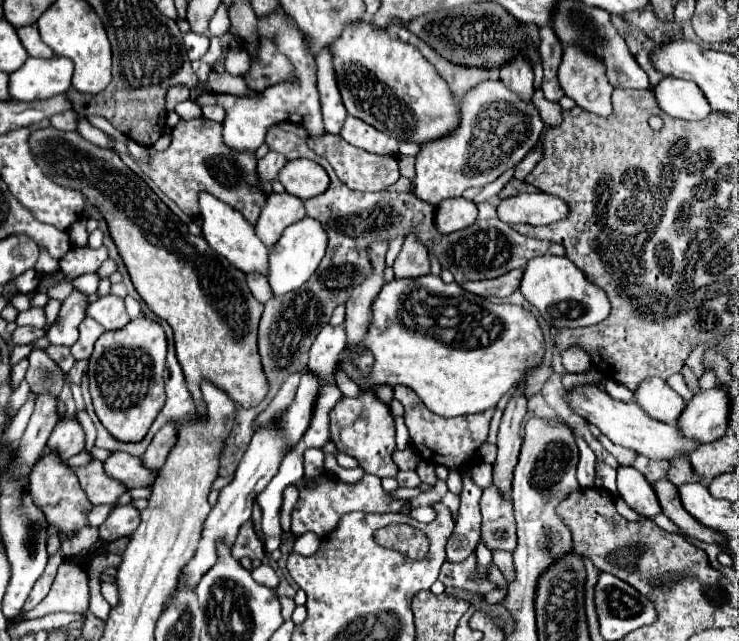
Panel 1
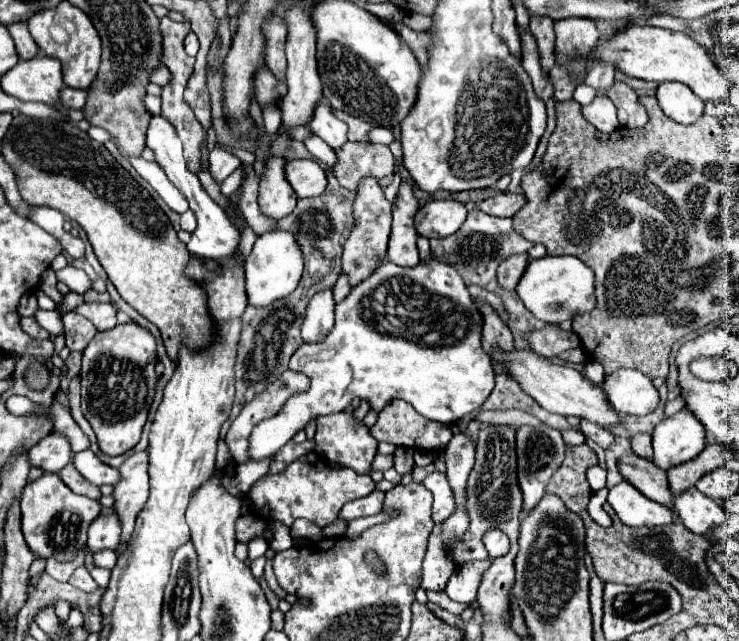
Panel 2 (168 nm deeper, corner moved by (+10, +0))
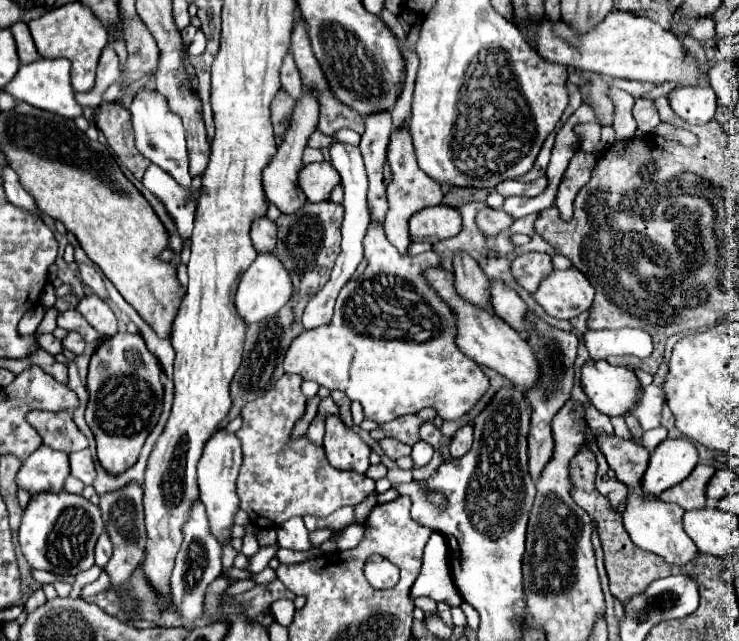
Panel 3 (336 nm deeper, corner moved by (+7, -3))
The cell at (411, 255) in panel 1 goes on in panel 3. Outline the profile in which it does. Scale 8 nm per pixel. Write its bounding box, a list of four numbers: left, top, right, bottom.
[384,125,442,255]

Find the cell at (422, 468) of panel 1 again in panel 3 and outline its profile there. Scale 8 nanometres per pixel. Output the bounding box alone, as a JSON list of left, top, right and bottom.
[380,437,412,459]

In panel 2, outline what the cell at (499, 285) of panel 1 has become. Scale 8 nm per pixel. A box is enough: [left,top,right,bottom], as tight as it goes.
[497,254,529,290]

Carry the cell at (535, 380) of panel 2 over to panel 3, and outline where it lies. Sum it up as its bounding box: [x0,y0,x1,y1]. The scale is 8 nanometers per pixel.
[424,267,538,389]

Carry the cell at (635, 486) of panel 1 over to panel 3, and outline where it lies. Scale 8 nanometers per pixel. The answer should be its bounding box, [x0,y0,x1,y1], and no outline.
[624,493,698,567]

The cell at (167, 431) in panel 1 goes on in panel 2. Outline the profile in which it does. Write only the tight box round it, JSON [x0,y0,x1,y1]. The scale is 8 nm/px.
[115,452,149,550]

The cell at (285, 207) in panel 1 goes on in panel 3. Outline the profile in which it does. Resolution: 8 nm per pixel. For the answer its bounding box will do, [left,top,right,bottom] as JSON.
[264,91,318,213]

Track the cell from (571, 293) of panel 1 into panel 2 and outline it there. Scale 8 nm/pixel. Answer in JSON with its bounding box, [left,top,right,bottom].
[515,256,595,324]

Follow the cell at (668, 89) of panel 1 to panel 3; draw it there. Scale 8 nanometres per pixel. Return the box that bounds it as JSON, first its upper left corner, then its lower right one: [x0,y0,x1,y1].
[670,87,716,125]

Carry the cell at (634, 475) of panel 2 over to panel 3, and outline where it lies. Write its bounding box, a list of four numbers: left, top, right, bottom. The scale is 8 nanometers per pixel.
[596,433,650,489]

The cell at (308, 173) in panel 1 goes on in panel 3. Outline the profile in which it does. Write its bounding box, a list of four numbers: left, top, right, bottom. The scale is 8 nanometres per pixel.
[300,161,340,203]

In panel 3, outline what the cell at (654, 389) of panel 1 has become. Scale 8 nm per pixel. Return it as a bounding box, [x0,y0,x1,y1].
[580,359,640,417]

